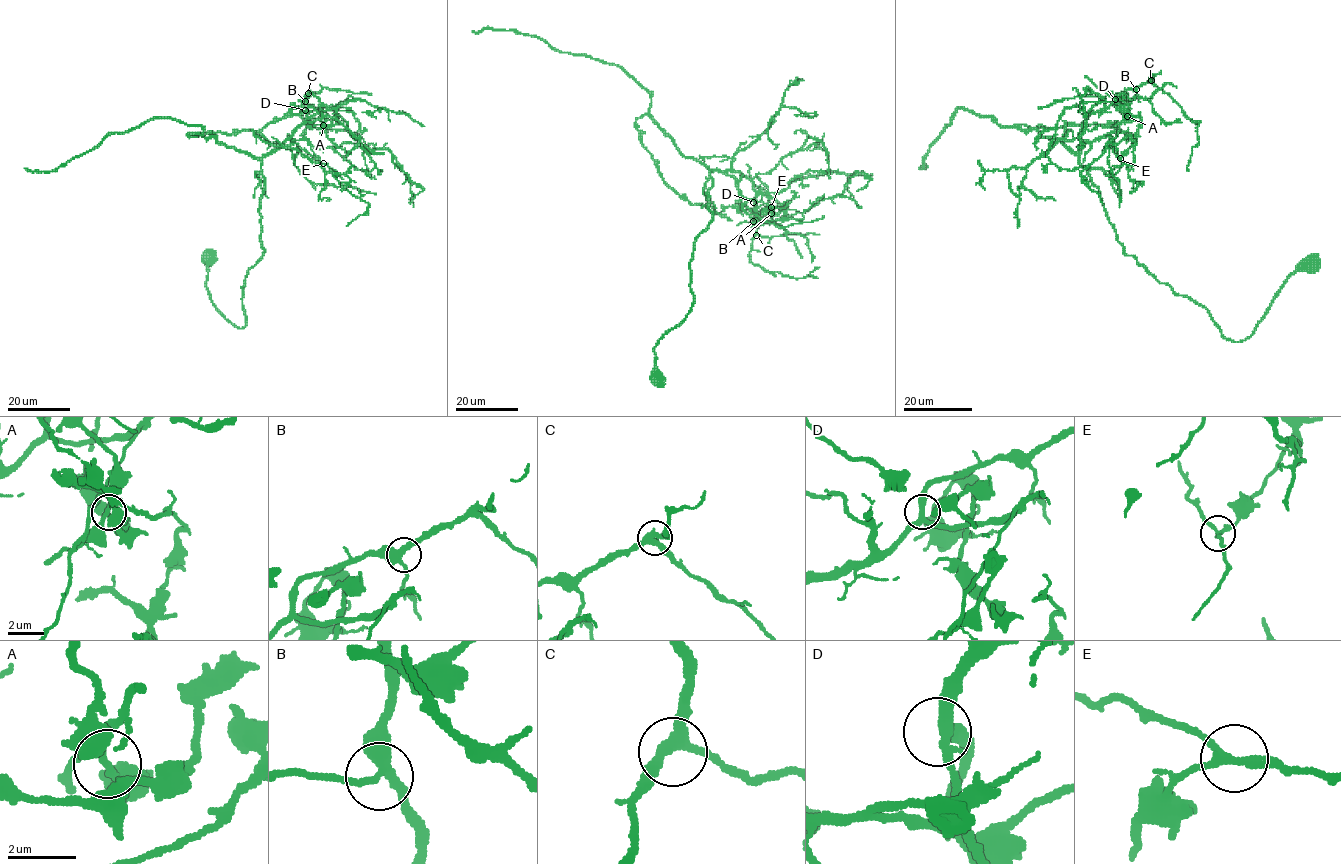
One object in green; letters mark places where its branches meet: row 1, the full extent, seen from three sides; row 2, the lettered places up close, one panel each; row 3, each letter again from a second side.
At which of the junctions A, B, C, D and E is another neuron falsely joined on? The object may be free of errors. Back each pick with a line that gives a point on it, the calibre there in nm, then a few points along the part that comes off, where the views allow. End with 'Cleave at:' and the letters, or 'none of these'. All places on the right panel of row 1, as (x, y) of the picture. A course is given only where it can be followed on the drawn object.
E: at (1120, 158); 200 nm thick; foreign part runs (1120, 158), (1131, 145), (1141, 118), (1127, 112), (1105, 90), (1084, 77)
Cleave at: E

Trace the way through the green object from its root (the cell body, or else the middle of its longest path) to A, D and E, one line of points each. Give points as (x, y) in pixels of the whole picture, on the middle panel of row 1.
A: (656, 379), (654, 348), (693, 302), (693, 242), (713, 218), (709, 169), (743, 174), (757, 214), (771, 213)
D: (656, 379), (654, 348), (693, 302), (693, 242), (713, 218), (709, 169), (748, 178), (753, 202)
E: (656, 379), (654, 348), (693, 302), (693, 242), (713, 218), (709, 169), (732, 176), (743, 197), (771, 207)

